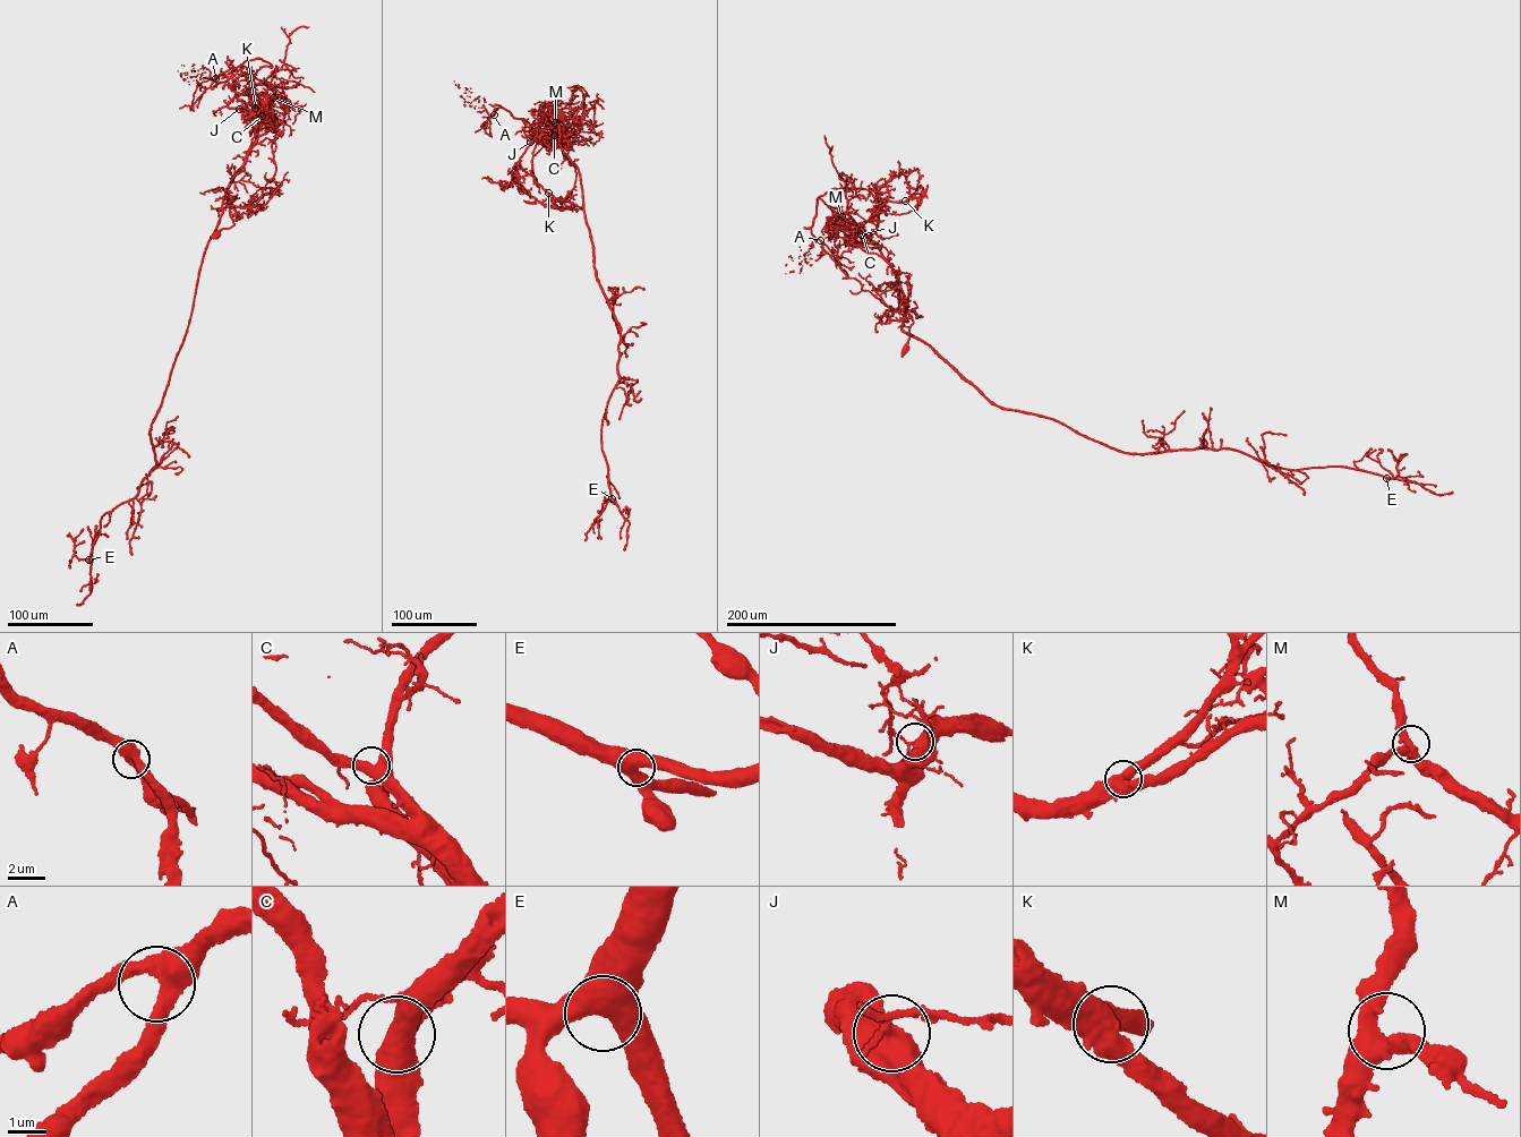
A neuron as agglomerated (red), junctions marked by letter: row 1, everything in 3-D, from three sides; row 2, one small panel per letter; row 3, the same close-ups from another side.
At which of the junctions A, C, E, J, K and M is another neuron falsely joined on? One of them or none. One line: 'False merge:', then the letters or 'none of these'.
False merge: J

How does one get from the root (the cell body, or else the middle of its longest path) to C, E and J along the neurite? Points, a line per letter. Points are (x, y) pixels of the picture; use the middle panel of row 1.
C: (562, 117), (565, 125), (573, 126), (572, 133), (563, 135), (554, 146), (558, 140), (554, 135)
E: (562, 117), (572, 131), (555, 142), (557, 125), (620, 330), (600, 436), (612, 498)
J: (562, 117), (565, 125), (573, 126), (571, 134), (563, 135), (554, 146), (557, 139), (543, 145), (530, 142)

